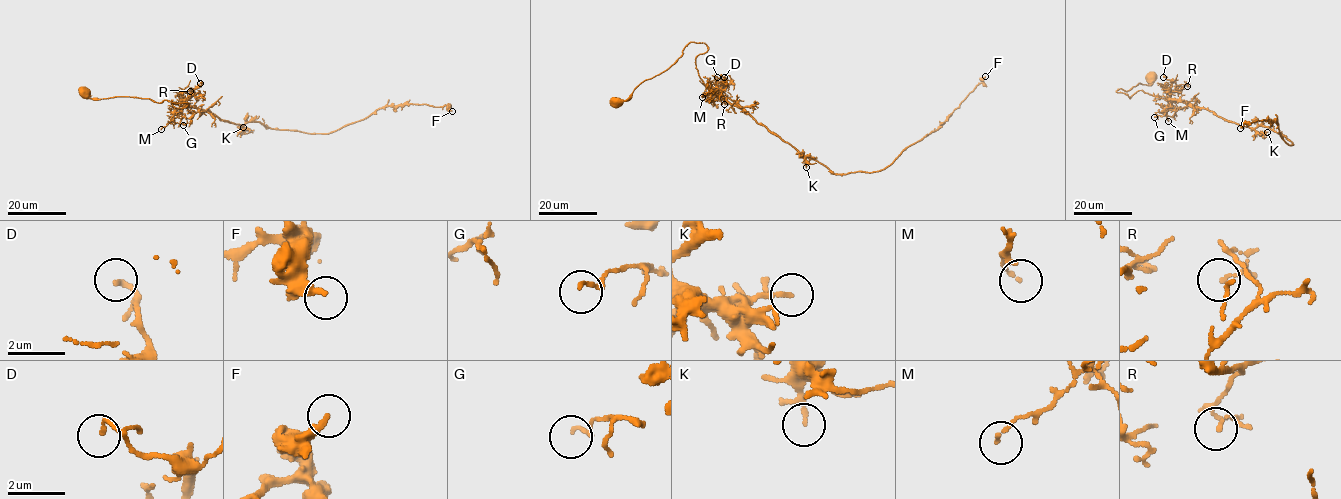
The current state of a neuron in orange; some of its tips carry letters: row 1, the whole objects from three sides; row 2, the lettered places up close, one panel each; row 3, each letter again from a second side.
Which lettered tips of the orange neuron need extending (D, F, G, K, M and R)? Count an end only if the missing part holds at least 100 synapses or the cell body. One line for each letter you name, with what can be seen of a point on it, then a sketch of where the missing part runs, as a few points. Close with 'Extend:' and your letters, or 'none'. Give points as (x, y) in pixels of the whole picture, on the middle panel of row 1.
Extend: none

